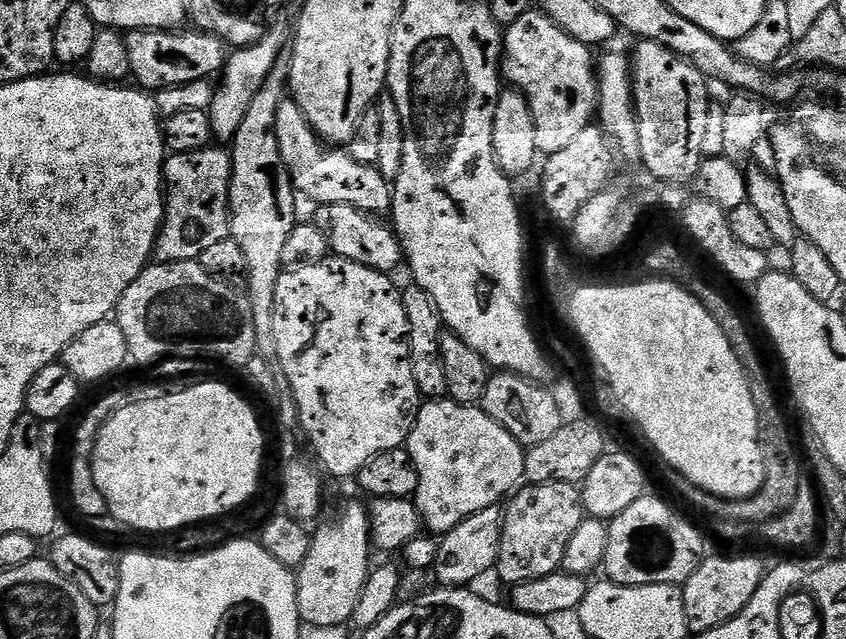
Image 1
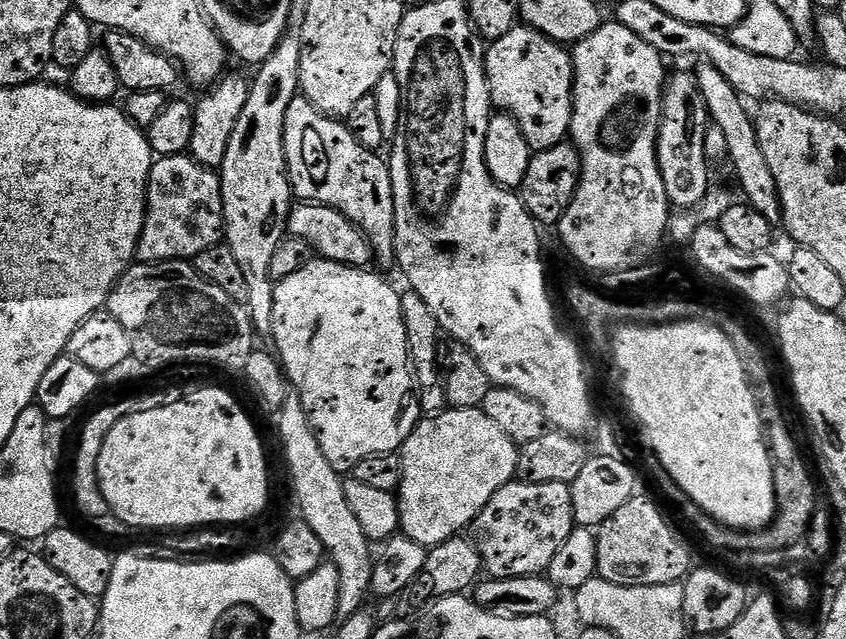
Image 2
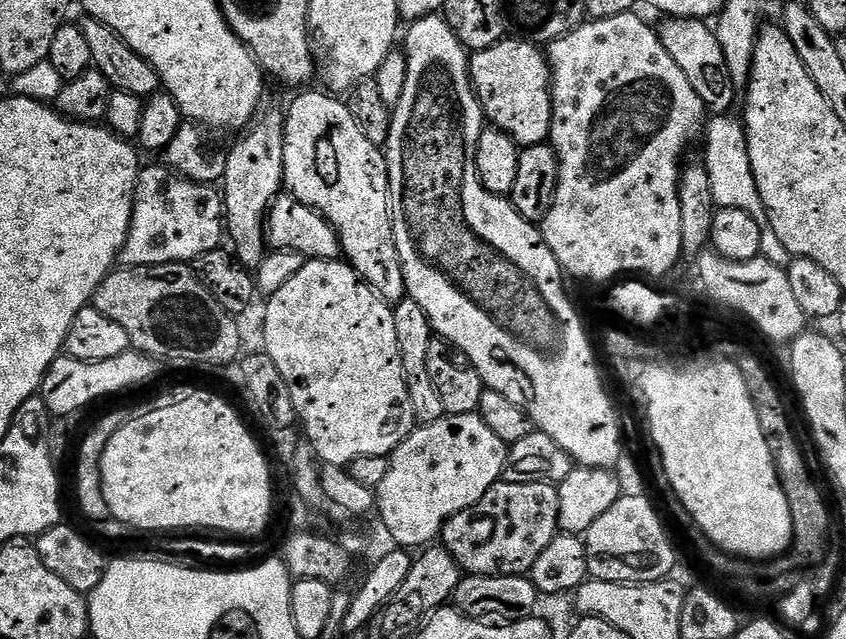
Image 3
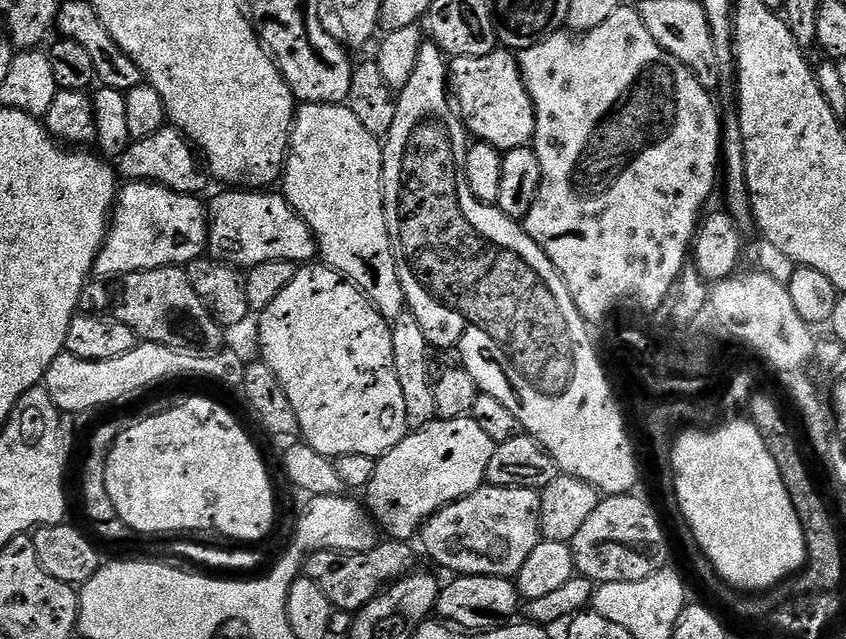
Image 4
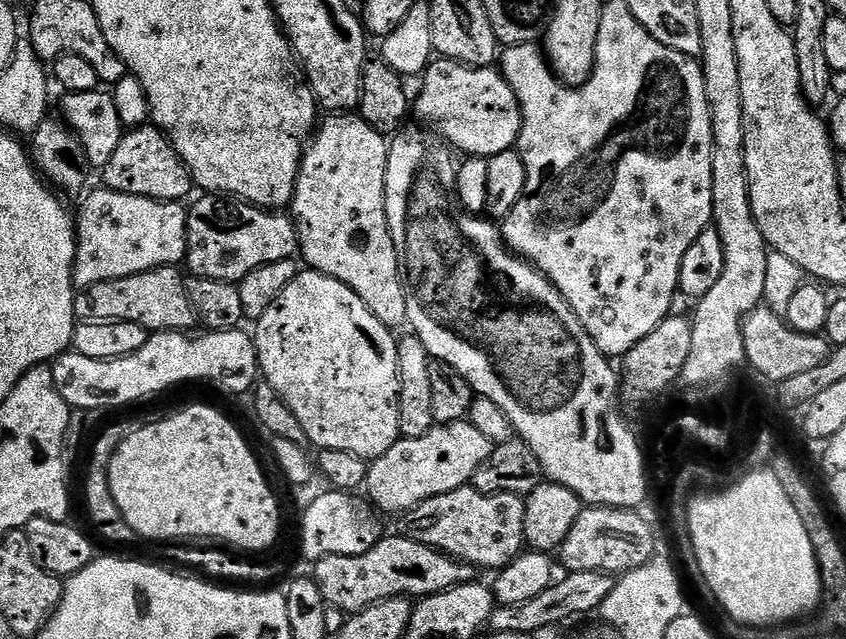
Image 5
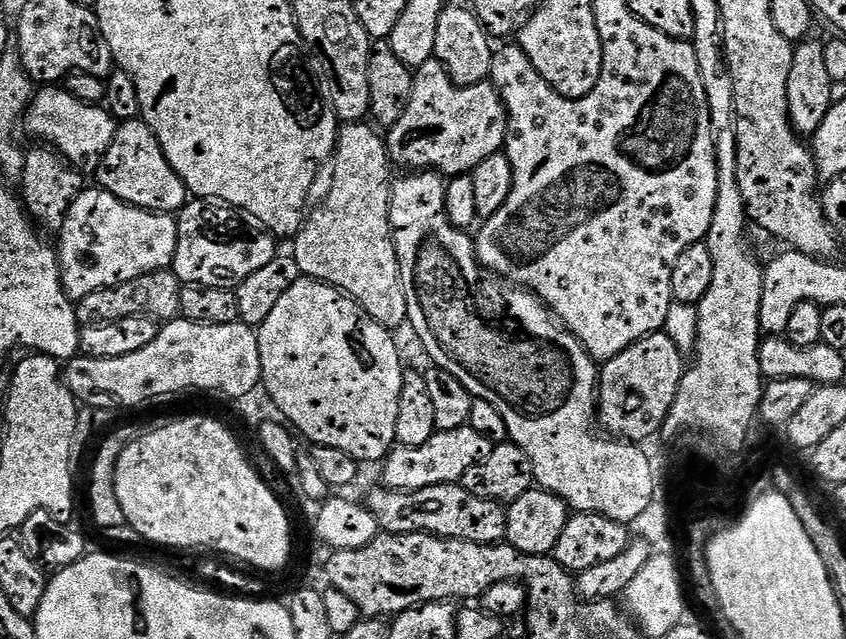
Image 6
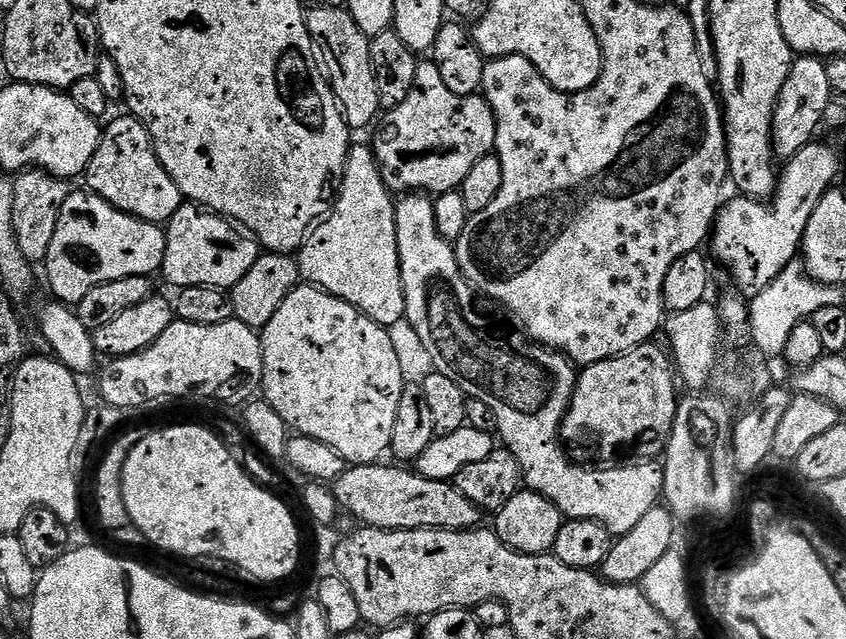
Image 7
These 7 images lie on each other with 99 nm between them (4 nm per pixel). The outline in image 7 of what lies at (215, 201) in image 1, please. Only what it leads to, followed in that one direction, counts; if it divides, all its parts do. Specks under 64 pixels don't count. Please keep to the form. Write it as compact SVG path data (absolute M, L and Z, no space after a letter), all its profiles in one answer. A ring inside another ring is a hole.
M73 191L66 198L66 206L58 214L58 230L50 242L42 272L48 275L48 288L55 299L65 306L74 306L102 282L135 276L151 277L164 267L166 254L165 229L158 224L134 218L120 212L110 202L90 191Z

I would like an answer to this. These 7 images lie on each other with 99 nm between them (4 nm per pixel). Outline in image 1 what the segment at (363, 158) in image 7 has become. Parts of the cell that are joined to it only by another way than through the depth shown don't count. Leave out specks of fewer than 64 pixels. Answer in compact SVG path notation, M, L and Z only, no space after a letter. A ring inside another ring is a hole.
M286 98L282 106L278 106L276 137L295 191L301 197L309 196L314 202L313 205L345 204L377 218L387 217L391 213L392 184L386 178L382 178L375 166L356 162L347 151L329 146L321 140L302 114L295 99Z

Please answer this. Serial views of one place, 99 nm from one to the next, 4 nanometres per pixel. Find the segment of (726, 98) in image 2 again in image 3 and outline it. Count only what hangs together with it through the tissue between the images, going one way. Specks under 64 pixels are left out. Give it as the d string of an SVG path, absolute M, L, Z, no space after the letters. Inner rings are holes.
M668 18L663 21L664 25L659 25L660 41L666 46L666 50L670 54L670 58L674 58L674 62L678 62L682 74L686 74L686 78L690 78L690 86L694 86L694 90L698 94L698 98L702 98L705 109L712 114L728 114L733 111L736 104L736 95L738 89L731 82L730 70L727 69L726 58L723 56L722 46L716 37L715 31L705 23L704 20L690 20L687 18Z

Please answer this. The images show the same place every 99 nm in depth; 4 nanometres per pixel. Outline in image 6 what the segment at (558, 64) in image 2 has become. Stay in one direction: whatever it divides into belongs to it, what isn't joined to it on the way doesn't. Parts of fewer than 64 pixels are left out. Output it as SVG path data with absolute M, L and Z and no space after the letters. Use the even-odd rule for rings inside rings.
M433 58L415 69L412 78L410 106L386 132L388 155L393 165L401 164L404 170L431 170L445 178L471 174L478 162L490 158L490 154L501 151L508 133L508 115L502 98L491 82L460 88L450 79L446 69Z

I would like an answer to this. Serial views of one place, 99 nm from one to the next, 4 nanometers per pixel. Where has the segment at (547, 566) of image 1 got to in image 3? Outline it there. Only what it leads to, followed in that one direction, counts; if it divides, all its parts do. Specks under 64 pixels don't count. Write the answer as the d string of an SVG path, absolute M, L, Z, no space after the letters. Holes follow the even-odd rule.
M506 482L490 486L474 506L454 514L440 531L439 539L442 547L453 556L460 568L469 576L528 576L534 562L538 562L542 550L550 546L550 542L560 532L558 522L558 487L546 482Z

